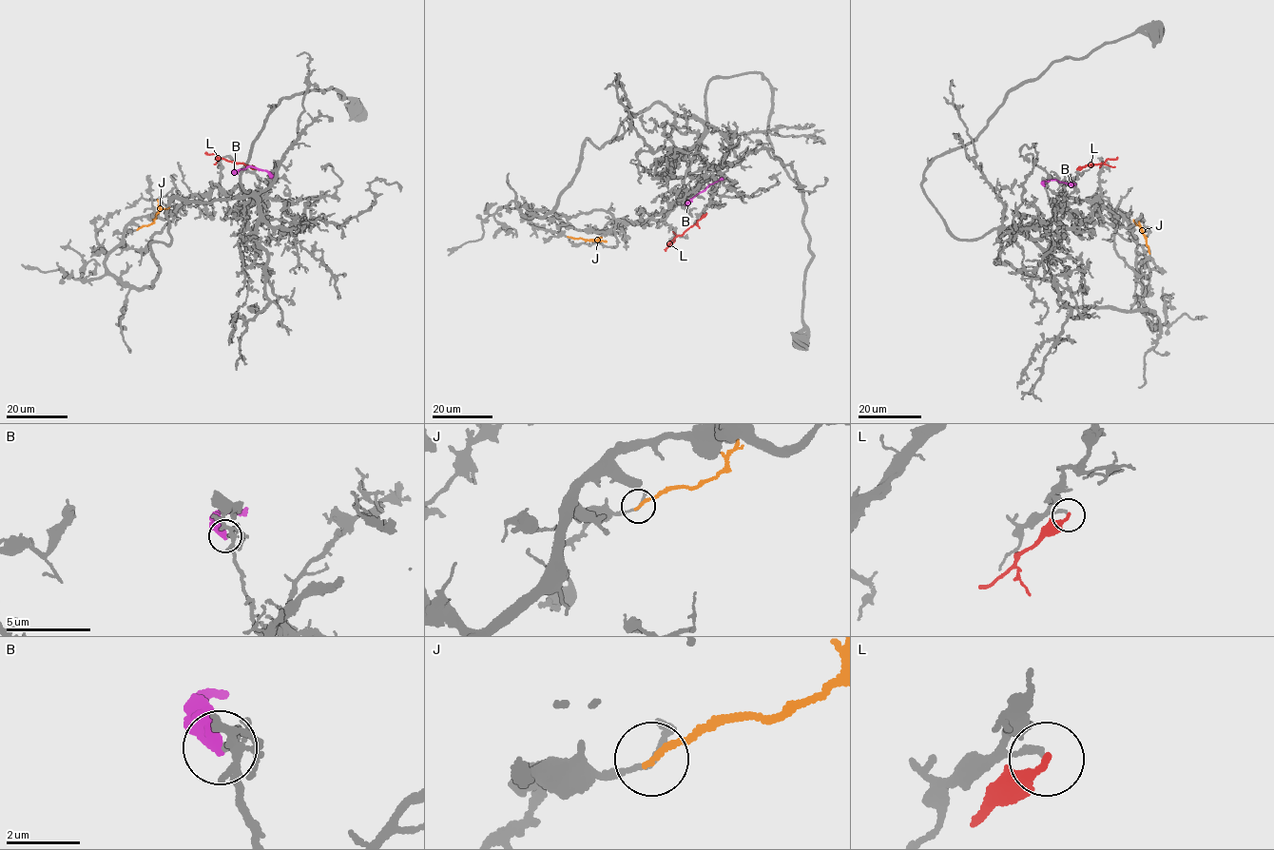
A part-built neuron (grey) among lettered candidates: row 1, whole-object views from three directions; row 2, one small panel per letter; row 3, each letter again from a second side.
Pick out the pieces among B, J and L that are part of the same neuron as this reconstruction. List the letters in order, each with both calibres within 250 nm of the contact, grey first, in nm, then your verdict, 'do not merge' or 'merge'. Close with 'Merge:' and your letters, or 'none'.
B: 170 nm thick on the grey side, 480 nm on the other; do not merge
J: 200 nm thick on the grey side, 180 nm on the other; do not merge
L: 180 nm thick on the grey side, 200 nm on the other; do not merge
Merge: none

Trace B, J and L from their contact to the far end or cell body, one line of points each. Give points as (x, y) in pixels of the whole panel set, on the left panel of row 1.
B: (272, 177), (267, 171), (251, 166), (232, 173)
J: (137, 229), (153, 221), (159, 210), (157, 200)
L: (256, 168), (205, 152)

